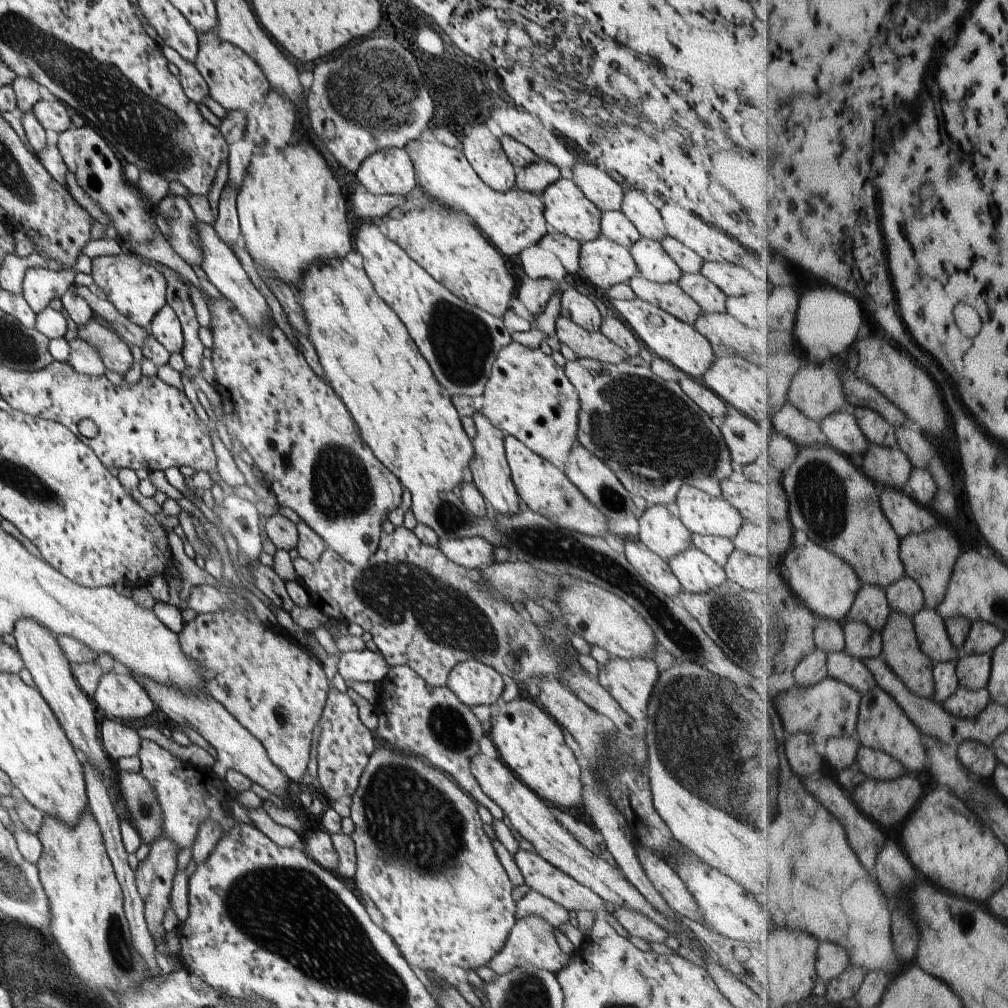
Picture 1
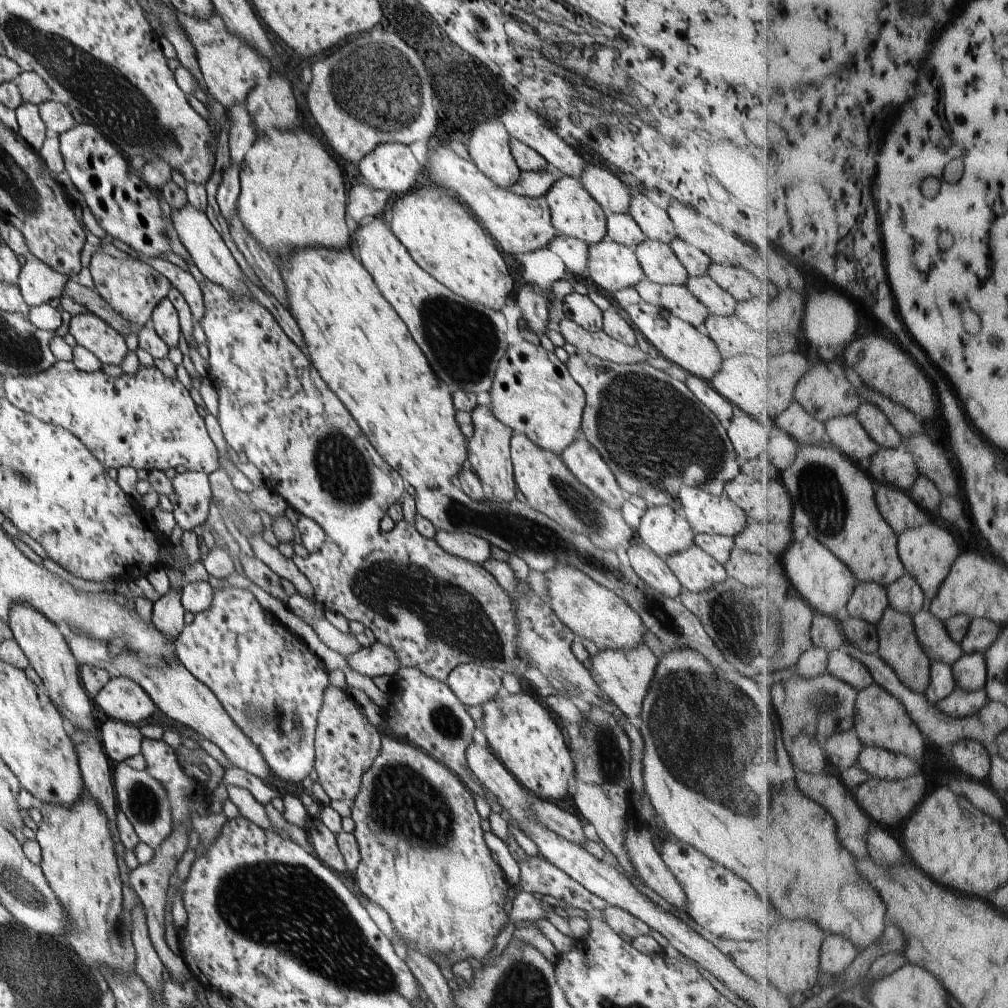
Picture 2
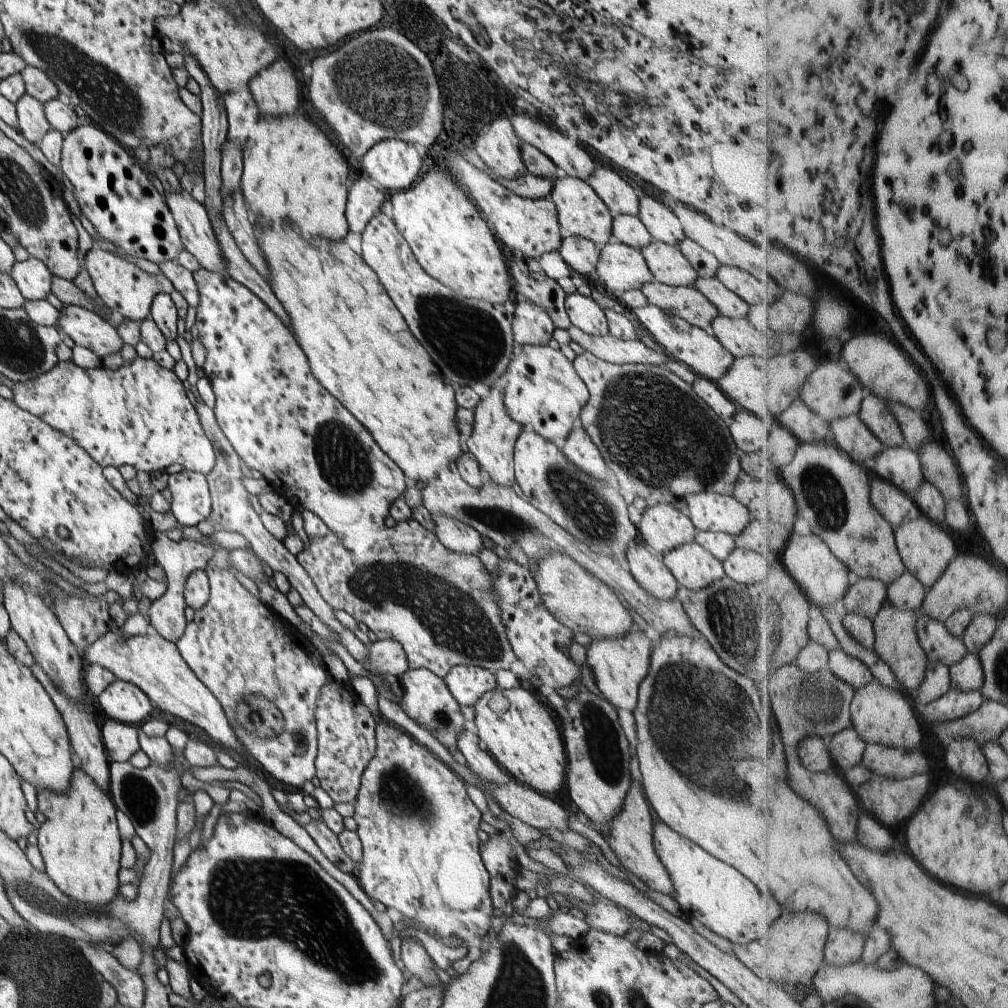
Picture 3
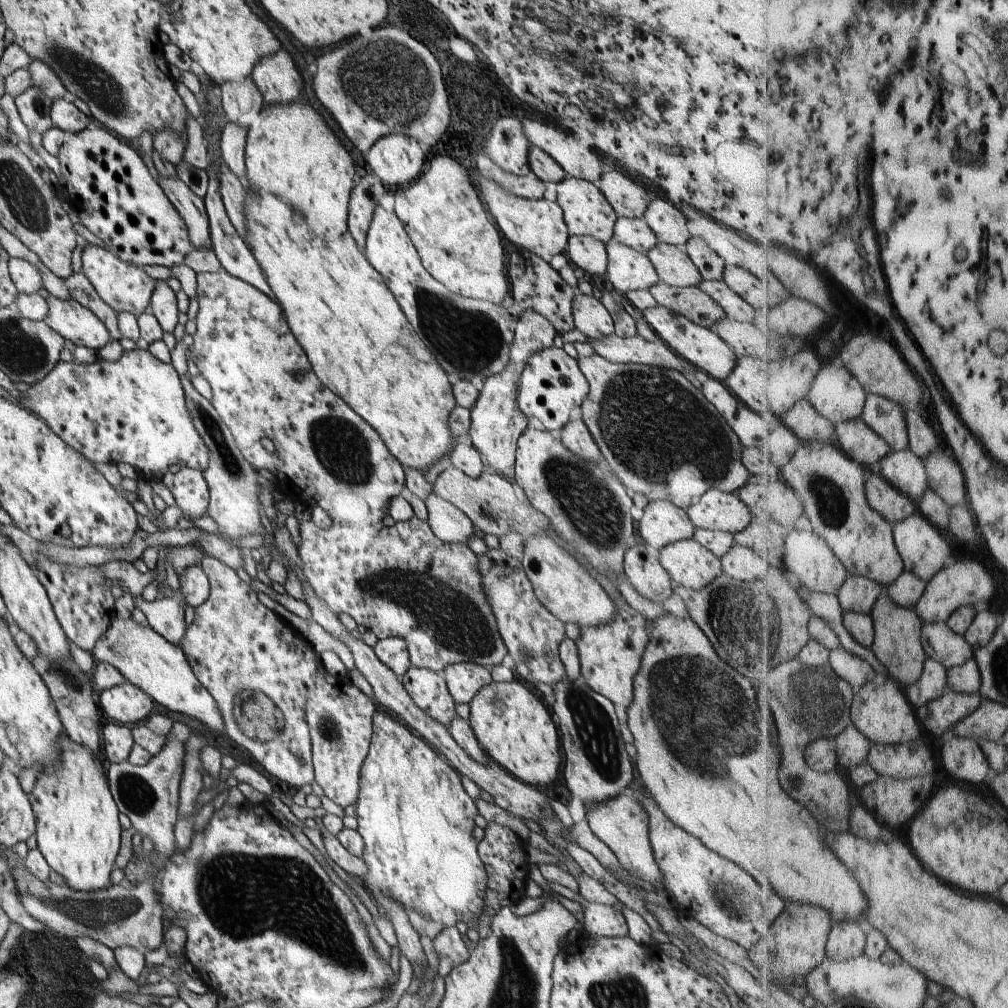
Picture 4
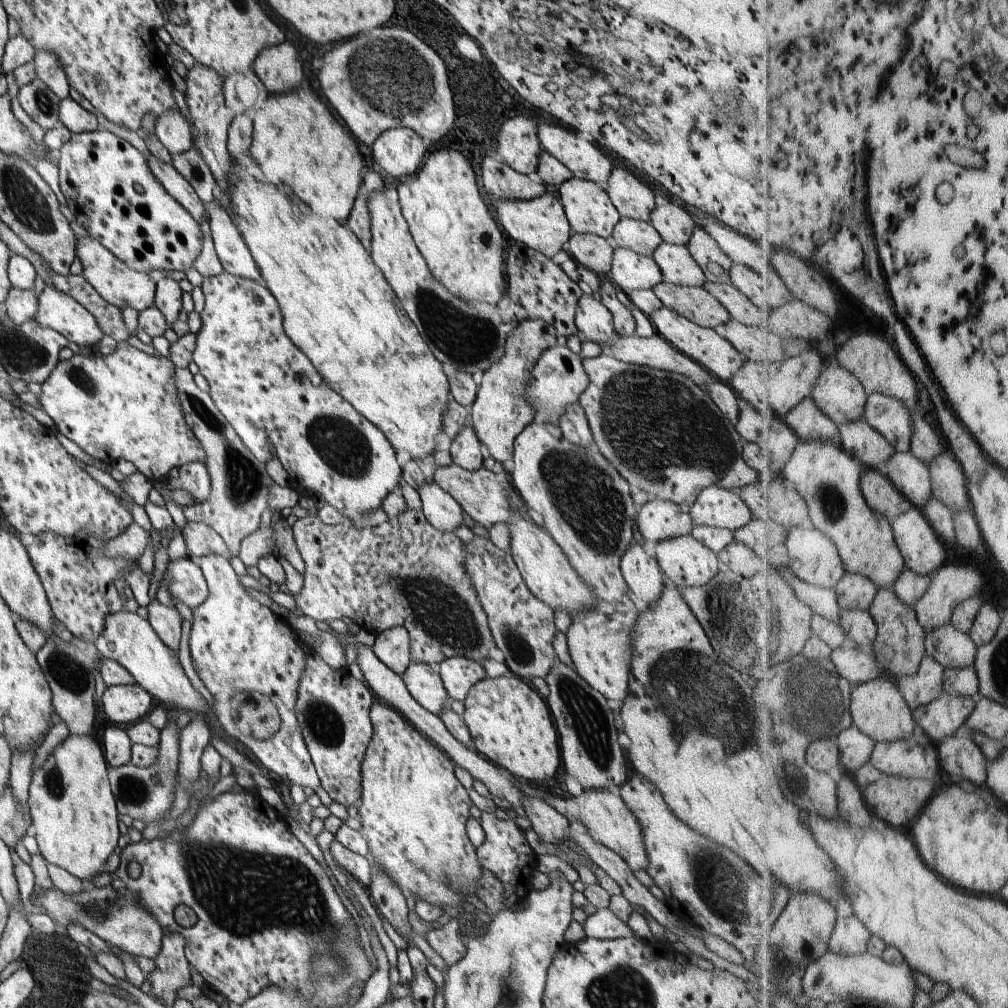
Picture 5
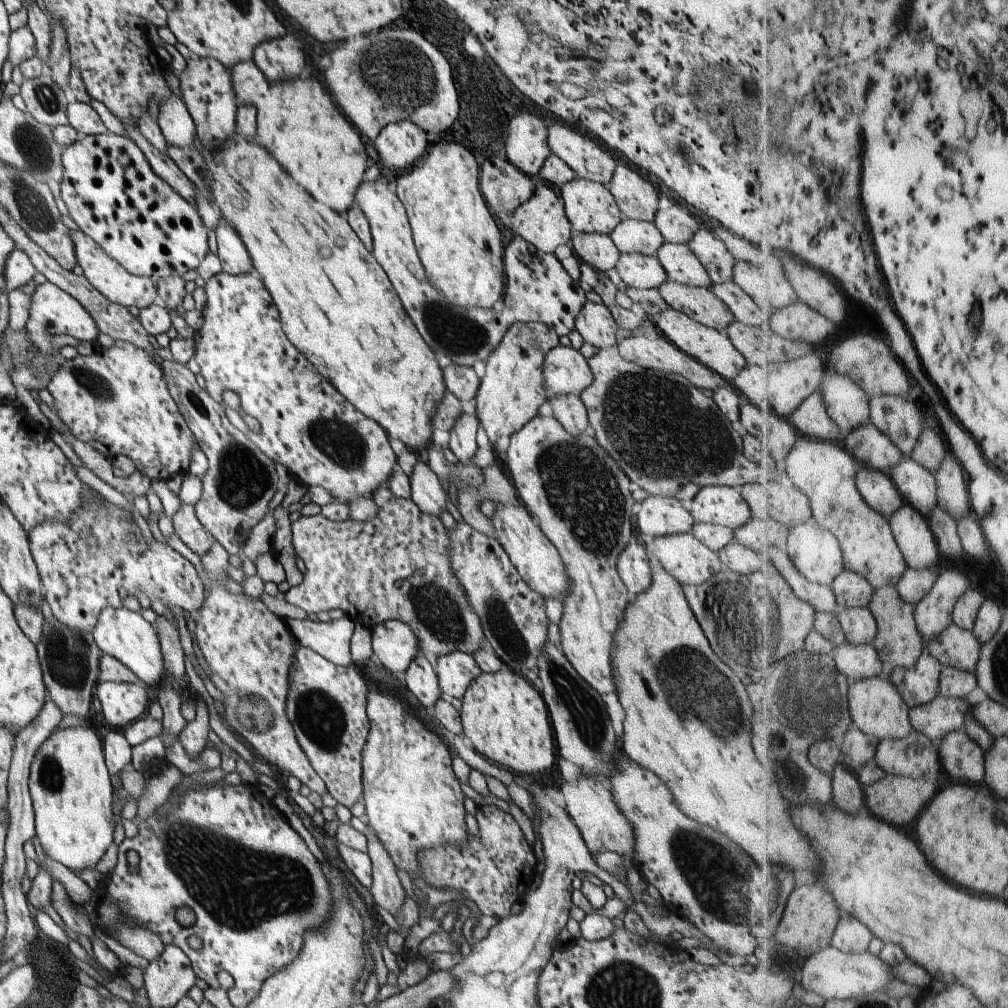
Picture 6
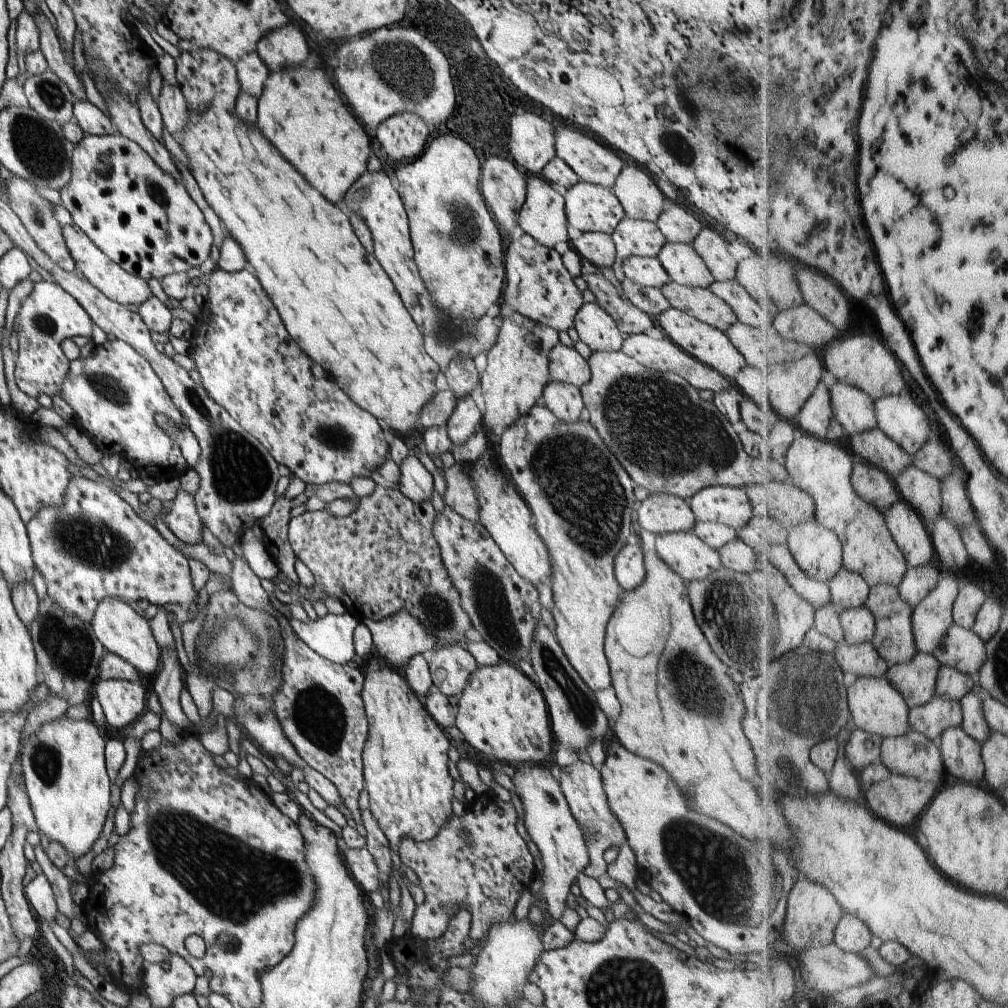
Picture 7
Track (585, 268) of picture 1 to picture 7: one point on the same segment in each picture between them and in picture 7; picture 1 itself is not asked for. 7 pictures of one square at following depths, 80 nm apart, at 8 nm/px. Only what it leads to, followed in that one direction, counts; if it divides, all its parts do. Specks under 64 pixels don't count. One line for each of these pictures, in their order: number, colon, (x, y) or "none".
2: (613, 266)
3: (621, 267)
4: (628, 270)
5: (630, 271)
6: (640, 271)
7: (647, 272)

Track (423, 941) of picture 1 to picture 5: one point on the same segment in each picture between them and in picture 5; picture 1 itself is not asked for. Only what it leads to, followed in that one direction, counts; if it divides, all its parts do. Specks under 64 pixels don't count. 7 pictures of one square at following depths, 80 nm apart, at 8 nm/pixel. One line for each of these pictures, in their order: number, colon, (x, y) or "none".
2: (424, 860)
3: (419, 829)
4: (416, 820)
5: (414, 811)

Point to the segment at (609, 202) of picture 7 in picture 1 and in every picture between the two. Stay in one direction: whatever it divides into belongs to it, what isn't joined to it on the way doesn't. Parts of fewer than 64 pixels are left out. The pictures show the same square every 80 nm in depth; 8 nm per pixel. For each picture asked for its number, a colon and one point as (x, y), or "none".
1: (567, 210)
2: (574, 213)
3: (581, 212)
4: (586, 211)
5: (589, 210)
6: (590, 207)

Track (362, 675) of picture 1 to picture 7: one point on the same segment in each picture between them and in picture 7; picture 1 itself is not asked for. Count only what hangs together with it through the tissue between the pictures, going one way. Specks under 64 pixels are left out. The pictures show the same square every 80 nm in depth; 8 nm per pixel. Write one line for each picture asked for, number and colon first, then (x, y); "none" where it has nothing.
2: (378, 659)
3: (387, 655)
4: (392, 651)
5: (392, 646)
6: (395, 644)
7: (400, 637)

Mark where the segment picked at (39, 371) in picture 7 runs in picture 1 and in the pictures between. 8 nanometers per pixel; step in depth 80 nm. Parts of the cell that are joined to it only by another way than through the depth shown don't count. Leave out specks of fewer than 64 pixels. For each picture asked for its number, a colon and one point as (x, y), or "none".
1: (116, 354)
2: (91, 332)
3: (88, 329)
4: (79, 324)
5: (57, 310)
6: (52, 310)

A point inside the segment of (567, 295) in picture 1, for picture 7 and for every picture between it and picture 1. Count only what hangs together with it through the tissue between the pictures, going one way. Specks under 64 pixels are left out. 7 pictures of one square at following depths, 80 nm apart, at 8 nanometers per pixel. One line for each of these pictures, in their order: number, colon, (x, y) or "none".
2: (578, 308)
3: (585, 314)
4: (590, 316)
5: (592, 318)
6: (595, 323)
7: (596, 328)

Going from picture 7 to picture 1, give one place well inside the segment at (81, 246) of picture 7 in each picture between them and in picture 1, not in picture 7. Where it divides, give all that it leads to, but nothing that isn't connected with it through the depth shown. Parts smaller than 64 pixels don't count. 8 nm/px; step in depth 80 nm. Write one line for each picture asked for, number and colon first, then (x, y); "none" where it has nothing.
1: (137, 290)
2: (133, 289)
3: (128, 291)
4: (125, 287)
5: (121, 286)
6: (113, 280)

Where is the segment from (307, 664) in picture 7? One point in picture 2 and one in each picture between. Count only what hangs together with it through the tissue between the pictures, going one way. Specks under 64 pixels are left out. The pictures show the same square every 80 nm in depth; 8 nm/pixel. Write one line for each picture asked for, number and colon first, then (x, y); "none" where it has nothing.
2: (346, 745)
3: (346, 743)
4: (339, 715)
5: (332, 707)
6: (326, 705)

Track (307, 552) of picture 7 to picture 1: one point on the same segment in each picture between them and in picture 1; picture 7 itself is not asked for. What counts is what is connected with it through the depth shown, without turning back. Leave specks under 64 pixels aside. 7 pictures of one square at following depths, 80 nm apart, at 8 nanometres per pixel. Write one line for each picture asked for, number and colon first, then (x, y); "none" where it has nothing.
1: (423, 610)
2: (436, 610)
3: (438, 604)
4: (411, 584)
5: (406, 573)
6: (396, 565)

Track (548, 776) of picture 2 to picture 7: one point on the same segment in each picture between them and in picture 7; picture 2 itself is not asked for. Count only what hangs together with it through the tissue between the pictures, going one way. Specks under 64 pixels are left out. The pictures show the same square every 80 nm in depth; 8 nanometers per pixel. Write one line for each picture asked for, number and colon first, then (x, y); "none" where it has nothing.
3: (518, 731)
4: (515, 730)
5: (511, 725)
6: (507, 720)
7: (502, 714)

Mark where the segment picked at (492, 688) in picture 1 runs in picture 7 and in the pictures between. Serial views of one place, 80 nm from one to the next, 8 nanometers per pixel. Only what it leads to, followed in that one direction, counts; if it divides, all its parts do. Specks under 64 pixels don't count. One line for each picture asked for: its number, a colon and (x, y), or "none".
2: (473, 684)
3: (467, 683)
4: (464, 679)
5: (459, 674)
6: (455, 671)
7: (451, 666)

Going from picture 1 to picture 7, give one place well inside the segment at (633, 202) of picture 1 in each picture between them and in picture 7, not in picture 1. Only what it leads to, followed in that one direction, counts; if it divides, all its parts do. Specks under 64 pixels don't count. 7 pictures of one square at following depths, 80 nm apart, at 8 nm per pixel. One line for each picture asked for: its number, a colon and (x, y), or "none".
2: (656, 224)
3: (661, 221)
4: (670, 226)
5: (675, 225)
6: (677, 226)
7: (678, 226)

